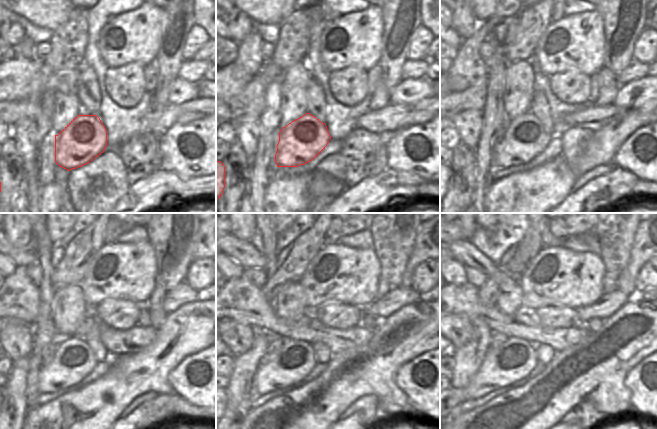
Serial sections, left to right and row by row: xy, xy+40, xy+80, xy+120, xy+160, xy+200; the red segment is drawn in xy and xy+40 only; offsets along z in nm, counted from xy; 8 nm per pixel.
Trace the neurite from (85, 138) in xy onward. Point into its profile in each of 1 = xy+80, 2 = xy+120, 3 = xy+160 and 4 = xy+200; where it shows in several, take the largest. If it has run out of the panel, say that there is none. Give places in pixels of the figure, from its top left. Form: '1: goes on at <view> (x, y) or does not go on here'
1: goes on at xy+80 (525, 137)
2: goes on at xy+120 (73, 360)
3: goes on at xy+160 (296, 359)
4: goes on at xy+200 (510, 362)

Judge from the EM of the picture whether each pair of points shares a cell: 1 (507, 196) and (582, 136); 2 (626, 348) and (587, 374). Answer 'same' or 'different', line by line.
1: different
2: same

